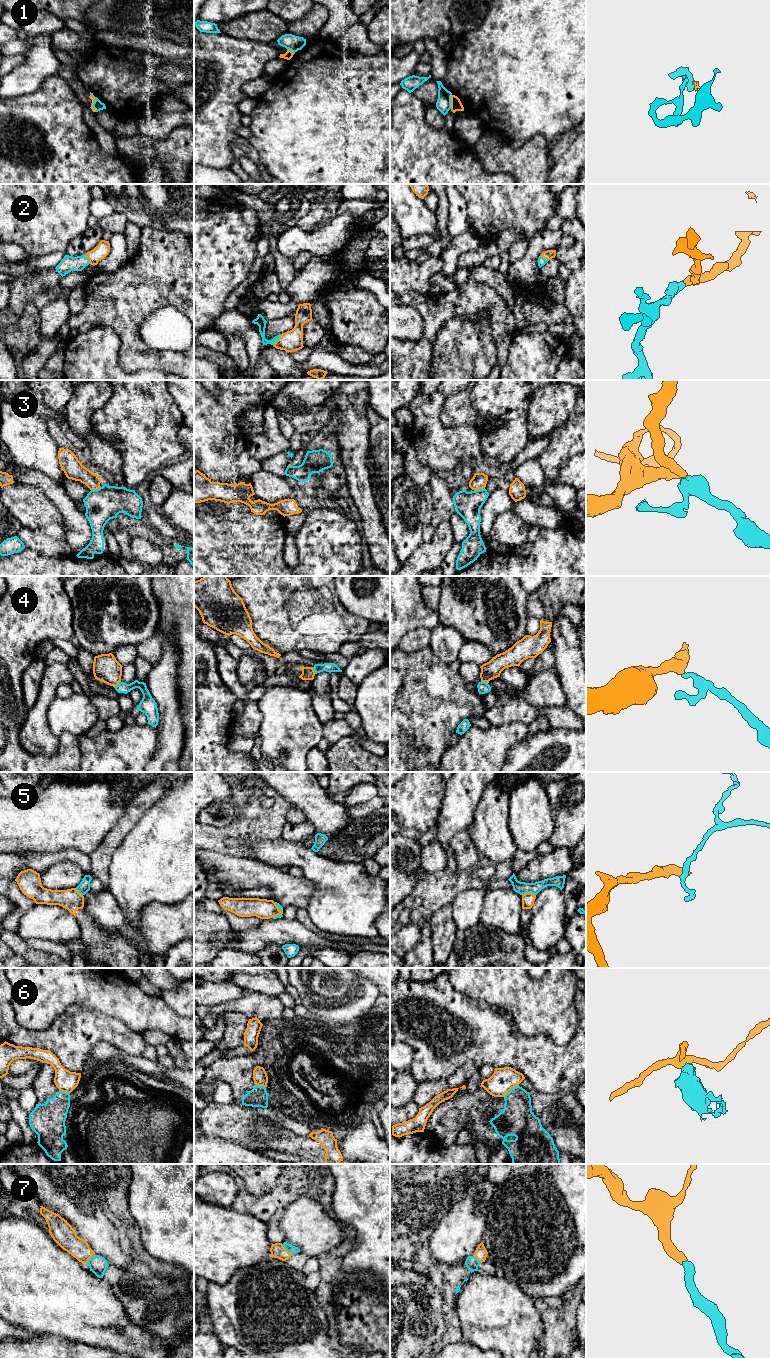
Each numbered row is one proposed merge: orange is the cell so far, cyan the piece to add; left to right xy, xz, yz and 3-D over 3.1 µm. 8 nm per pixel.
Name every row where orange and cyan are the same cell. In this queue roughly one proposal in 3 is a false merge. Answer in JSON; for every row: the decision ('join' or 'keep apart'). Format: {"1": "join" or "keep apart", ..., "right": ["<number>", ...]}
{"1": "keep apart", "2": "join", "3": "keep apart", "4": "keep apart", "5": "keep apart", "6": "keep apart", "7": "join", "right": ["2", "7"]}

